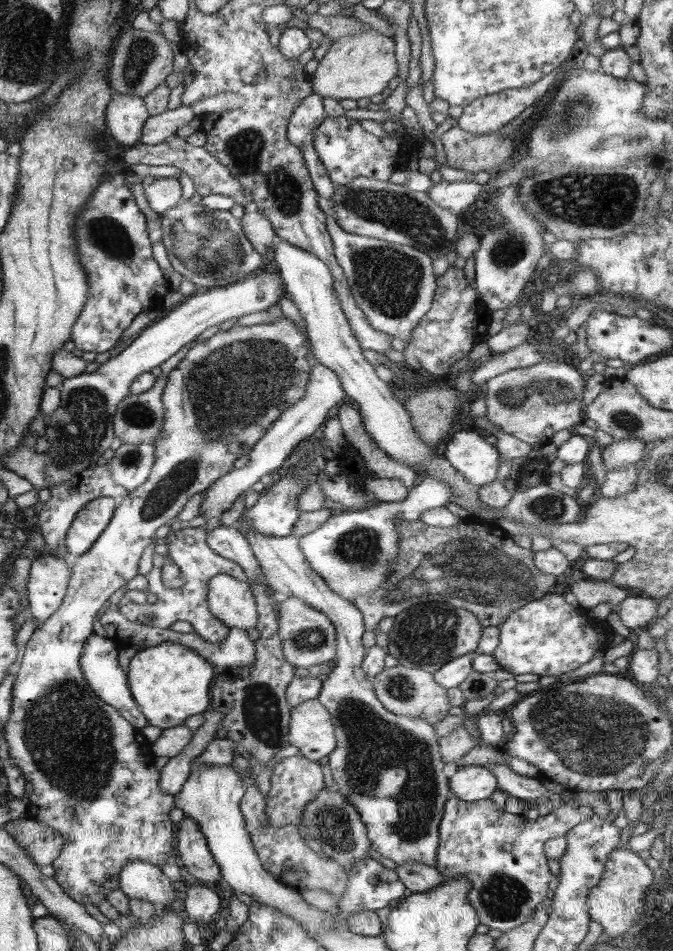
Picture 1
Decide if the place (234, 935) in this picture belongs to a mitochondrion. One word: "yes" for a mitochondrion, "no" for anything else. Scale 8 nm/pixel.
no

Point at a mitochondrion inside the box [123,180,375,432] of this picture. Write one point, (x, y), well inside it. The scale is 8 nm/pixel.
(205, 244)

